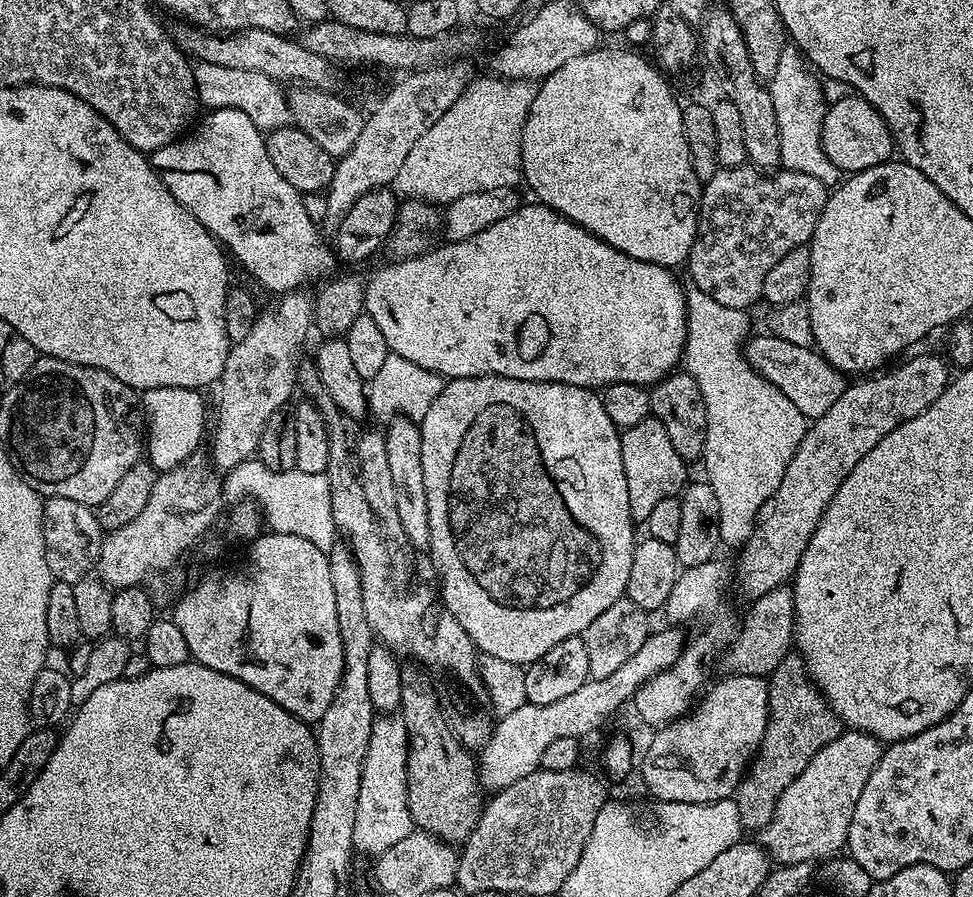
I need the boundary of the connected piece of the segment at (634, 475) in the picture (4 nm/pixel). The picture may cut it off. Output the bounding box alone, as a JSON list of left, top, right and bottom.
[620,415,689,522]

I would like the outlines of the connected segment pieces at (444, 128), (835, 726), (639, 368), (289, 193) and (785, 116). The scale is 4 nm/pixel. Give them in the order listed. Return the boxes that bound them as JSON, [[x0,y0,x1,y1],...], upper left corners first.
[[394,75,537,206],[734,652,842,830],[364,202,686,390],[150,108,334,294],[767,42,842,186]]

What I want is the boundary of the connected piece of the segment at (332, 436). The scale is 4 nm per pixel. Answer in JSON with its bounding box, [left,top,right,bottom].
[298,363,494,750]

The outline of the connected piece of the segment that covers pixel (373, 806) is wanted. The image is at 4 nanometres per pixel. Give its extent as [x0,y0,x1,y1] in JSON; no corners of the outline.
[352,714,413,857]

